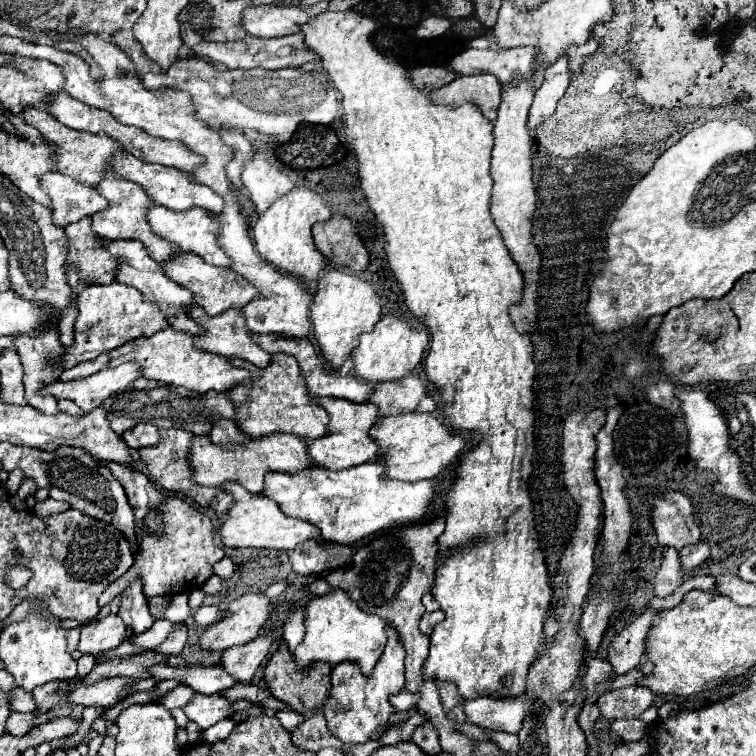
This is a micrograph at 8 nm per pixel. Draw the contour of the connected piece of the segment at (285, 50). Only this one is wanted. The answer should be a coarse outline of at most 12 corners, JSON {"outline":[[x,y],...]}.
{"outline":[[302,34],[200,44],[198,56],[226,68],[300,68],[318,56]]}

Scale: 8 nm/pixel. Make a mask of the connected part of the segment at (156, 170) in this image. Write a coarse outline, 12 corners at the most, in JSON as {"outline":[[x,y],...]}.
{"outline":[[118,152],[112,166],[156,204],[220,214],[224,200],[178,168]]}

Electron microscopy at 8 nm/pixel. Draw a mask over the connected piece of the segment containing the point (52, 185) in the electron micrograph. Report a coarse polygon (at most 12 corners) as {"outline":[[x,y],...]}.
{"outline":[[60,172],[42,176],[54,224],[108,208],[96,188]]}

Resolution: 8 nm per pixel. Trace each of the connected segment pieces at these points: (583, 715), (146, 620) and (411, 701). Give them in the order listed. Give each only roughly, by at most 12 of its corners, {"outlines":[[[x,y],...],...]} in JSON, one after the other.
{"outlines":[[[585,704],[578,714],[578,724],[588,740],[594,740],[594,724],[600,711],[594,704]],[[140,580],[122,594],[120,618],[134,634],[154,624]],[[402,692],[390,696],[396,712],[408,712],[420,698],[418,694]]]}

